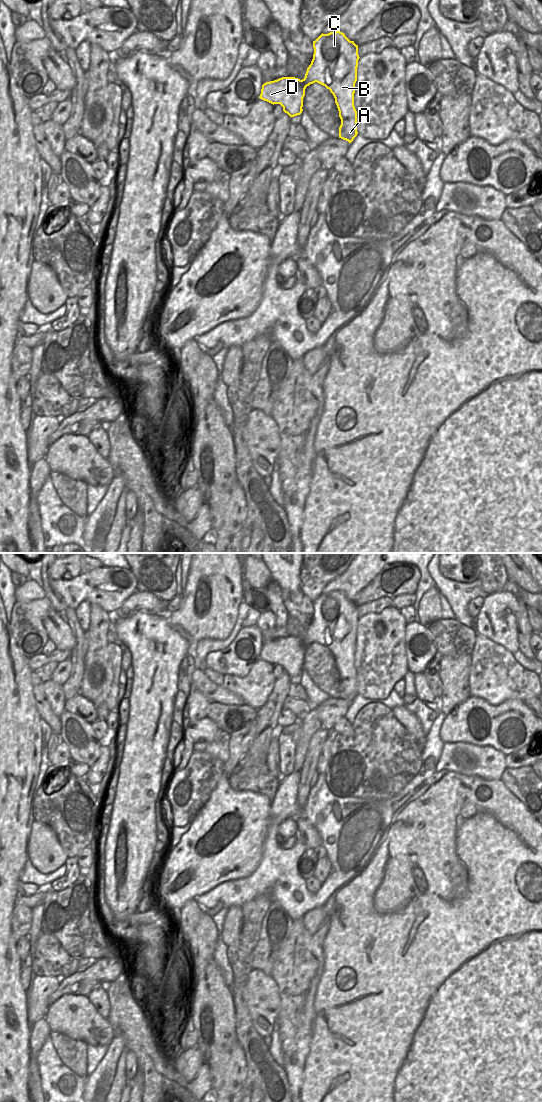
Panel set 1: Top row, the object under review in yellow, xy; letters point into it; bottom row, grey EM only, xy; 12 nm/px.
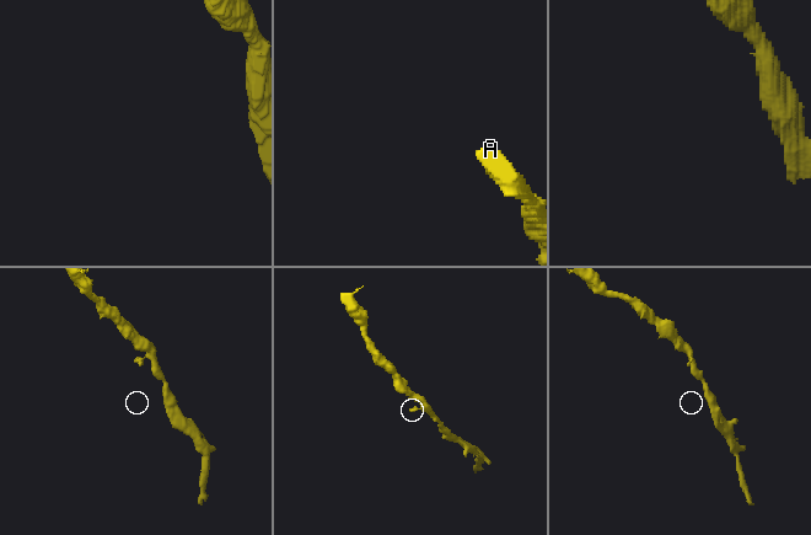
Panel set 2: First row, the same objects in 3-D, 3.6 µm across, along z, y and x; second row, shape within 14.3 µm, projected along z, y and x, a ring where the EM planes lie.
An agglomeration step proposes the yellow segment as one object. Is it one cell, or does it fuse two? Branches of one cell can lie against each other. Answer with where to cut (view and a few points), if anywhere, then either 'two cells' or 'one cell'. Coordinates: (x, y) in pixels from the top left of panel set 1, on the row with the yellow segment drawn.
cut none; one cell

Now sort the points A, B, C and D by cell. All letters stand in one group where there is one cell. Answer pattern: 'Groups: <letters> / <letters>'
Groups: A B C D.

